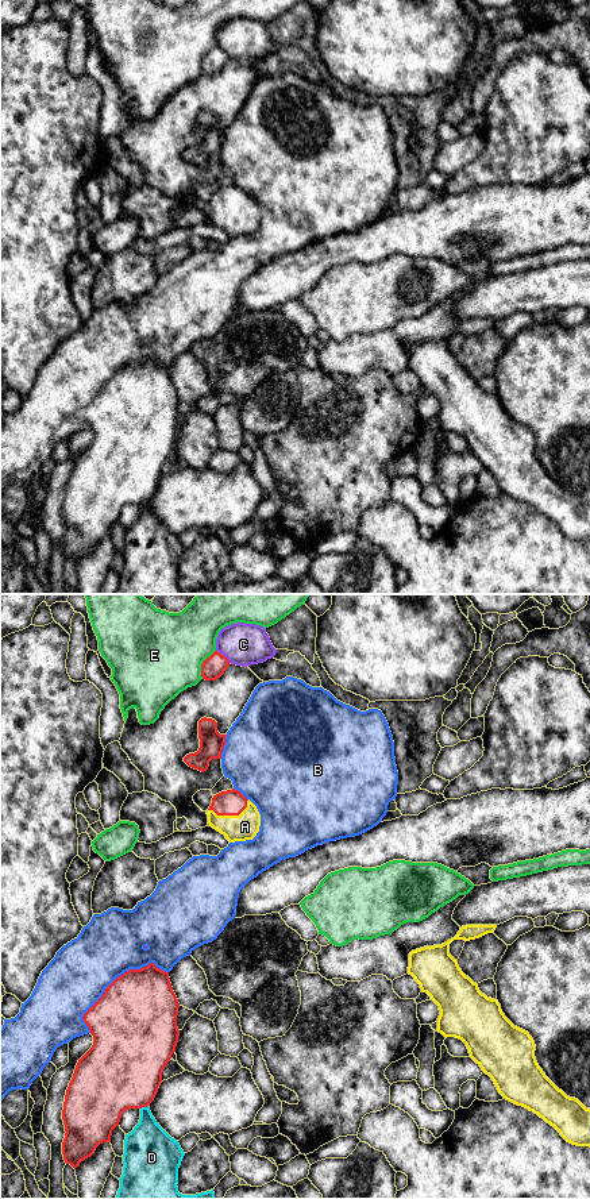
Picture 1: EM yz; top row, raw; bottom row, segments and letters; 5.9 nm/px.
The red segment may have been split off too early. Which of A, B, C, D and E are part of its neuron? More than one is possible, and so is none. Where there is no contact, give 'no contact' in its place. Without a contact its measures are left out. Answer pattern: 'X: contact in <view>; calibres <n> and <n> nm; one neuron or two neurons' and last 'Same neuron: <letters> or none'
A: contact in yz; calibres 160 and 160 nm; one neuron
B: contact in yz; calibres 480 and 380 nm; two neurons
C: contact in yz; calibres 140 and 260 nm; two neurons
D: contact in yz; calibres 460 and 280 nm; two neurons
E: contact in yz; calibres 140 and 500 nm; two neurons
Same neuron: A

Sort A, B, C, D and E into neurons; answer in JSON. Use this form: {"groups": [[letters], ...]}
{"groups": [["A"], ["B"], ["C"], ["D"], ["E"]]}

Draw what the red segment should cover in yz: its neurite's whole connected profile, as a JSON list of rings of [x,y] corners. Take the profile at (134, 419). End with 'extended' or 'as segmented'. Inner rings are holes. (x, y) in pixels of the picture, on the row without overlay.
[[[150,358],[140,365],[130,365],[116,373],[101,393],[84,409],[82,415],[93,431],[92,443],[78,455],[66,485],[62,514],[65,533],[62,550],[74,564],[90,552],[103,537],[111,537],[112,525],[119,521],[122,509],[128,504],[150,501],[162,478],[162,467],[176,447],[180,425],[177,423],[178,394],[173,386],[169,367]]]; as segmented

